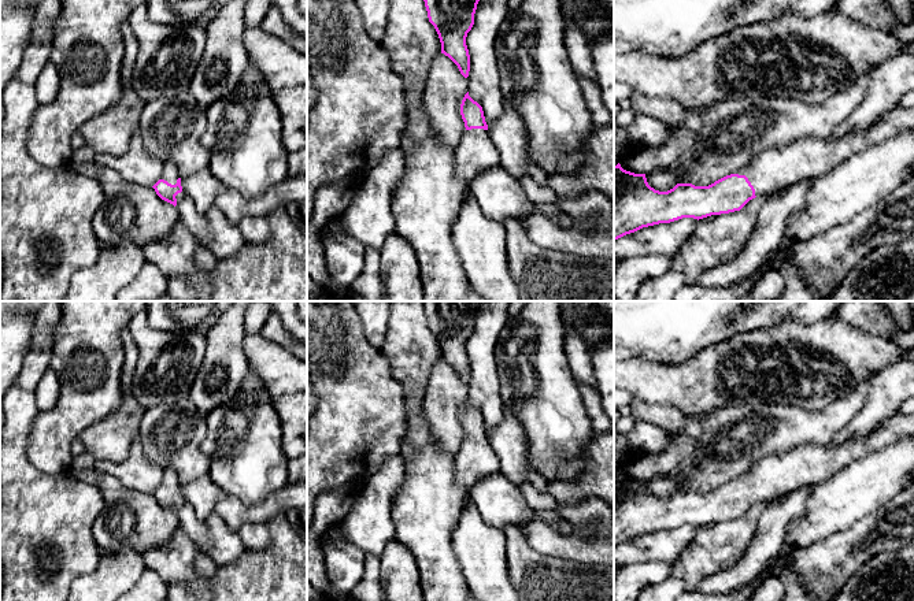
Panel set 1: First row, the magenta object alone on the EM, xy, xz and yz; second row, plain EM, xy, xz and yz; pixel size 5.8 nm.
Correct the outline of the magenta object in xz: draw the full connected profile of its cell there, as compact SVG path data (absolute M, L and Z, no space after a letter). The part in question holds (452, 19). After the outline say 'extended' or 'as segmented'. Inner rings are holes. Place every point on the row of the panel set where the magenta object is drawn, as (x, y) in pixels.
M480 0L423 1L441 42L441 53L430 64L423 105L433 140L455 153L455 171L465 185L465 199L471 194L474 178L499 164L499 151L488 133L482 107L469 96L466 37Z; extended

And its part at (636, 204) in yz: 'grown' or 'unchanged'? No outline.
grown

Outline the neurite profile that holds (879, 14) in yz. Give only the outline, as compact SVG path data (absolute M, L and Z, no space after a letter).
M839 0L835 11L873 29L889 31L896 22L913 22L911 0Z

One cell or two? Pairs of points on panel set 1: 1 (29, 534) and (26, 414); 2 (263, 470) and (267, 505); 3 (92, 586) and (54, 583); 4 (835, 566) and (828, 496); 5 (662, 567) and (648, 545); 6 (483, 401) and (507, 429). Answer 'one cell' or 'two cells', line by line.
1: one cell
2: two cells
3: two cells
4: two cells
5: two cells
6: two cells

